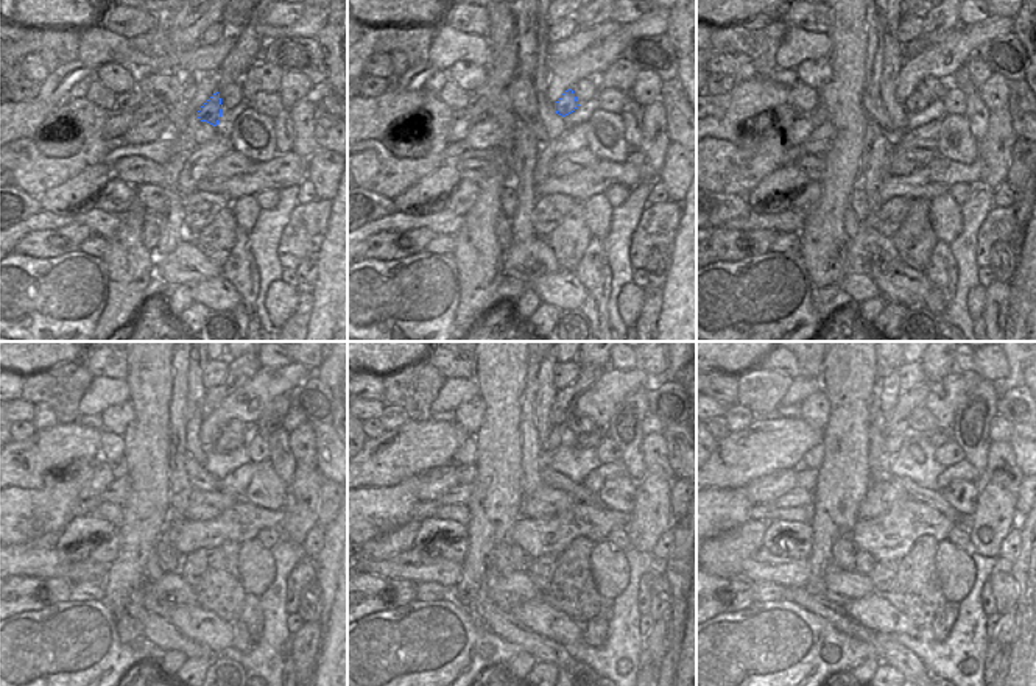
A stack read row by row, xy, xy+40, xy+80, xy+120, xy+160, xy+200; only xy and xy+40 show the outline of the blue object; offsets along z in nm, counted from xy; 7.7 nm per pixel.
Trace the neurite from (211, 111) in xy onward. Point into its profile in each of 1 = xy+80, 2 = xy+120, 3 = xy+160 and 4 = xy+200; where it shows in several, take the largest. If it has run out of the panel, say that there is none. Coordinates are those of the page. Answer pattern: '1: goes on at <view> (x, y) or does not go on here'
1: goes on at xy+80 (919, 99)
2: goes on at xy+120 (226, 442)
3: goes on at xy+160 (586, 440)
4: goes on at xy+200 (938, 437)

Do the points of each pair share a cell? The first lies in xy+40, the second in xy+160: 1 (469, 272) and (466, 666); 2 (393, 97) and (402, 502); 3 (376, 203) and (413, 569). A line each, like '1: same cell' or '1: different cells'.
1: different cells
2: different cells
3: same cell

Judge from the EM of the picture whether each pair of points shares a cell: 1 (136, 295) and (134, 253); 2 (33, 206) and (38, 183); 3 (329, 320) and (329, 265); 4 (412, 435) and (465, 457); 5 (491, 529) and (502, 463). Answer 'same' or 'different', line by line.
1: same
2: different
3: same
4: different
5: same

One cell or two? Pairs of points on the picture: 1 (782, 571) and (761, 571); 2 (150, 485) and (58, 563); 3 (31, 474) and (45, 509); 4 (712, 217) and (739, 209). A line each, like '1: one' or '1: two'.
1: one
2: two
3: two
4: one

